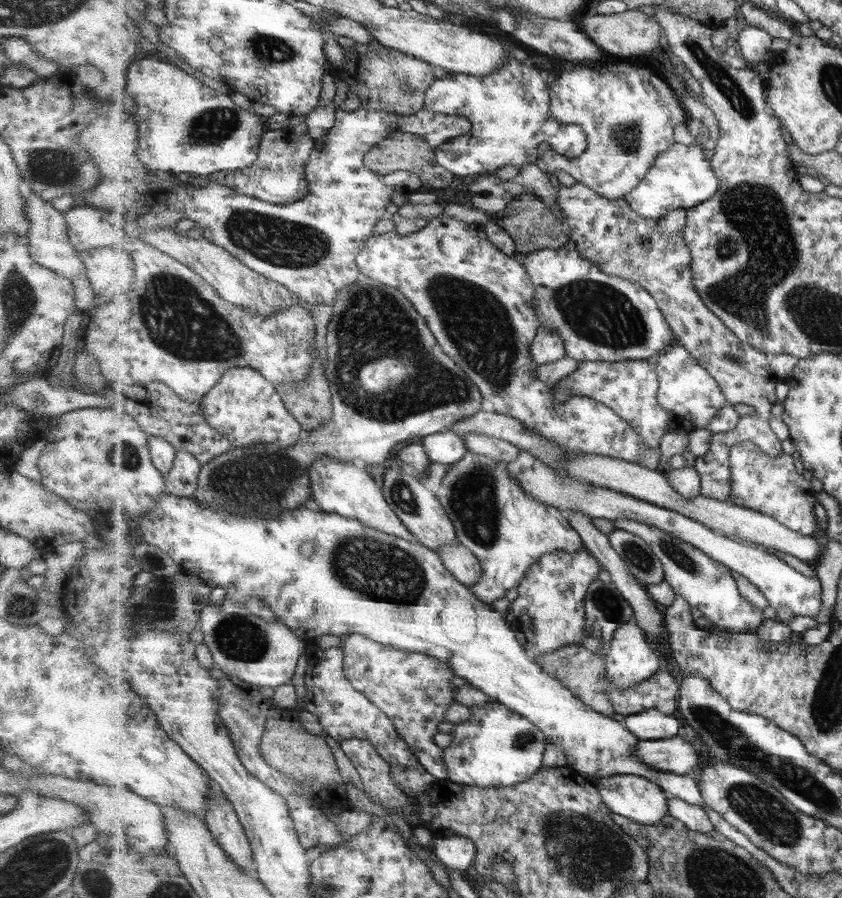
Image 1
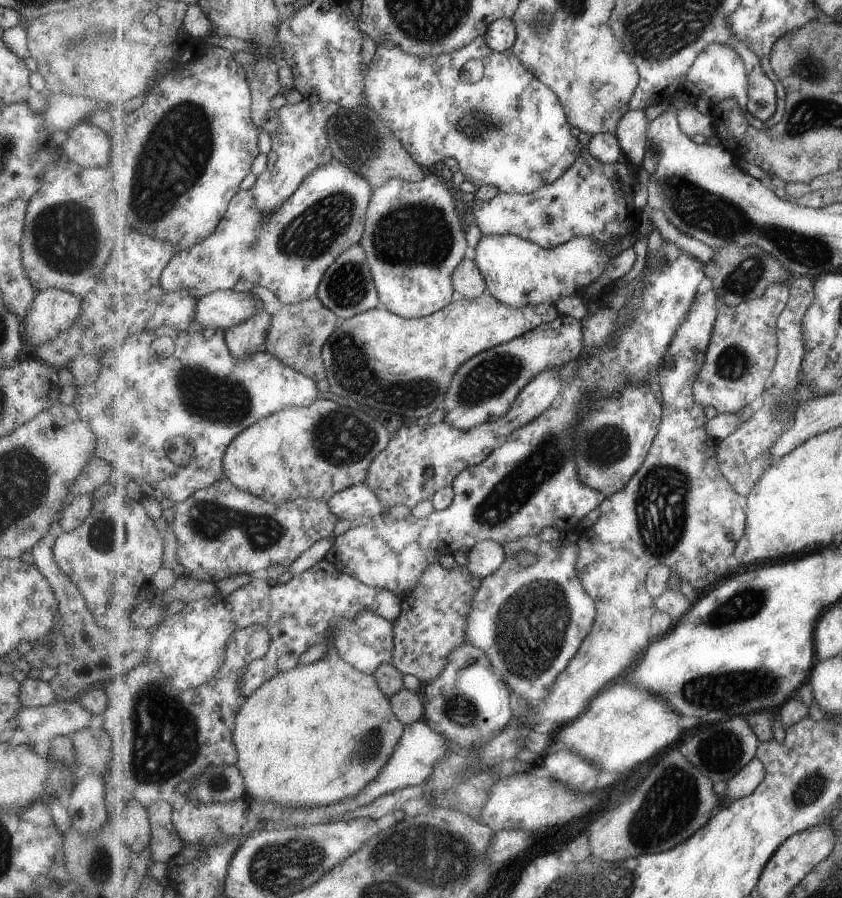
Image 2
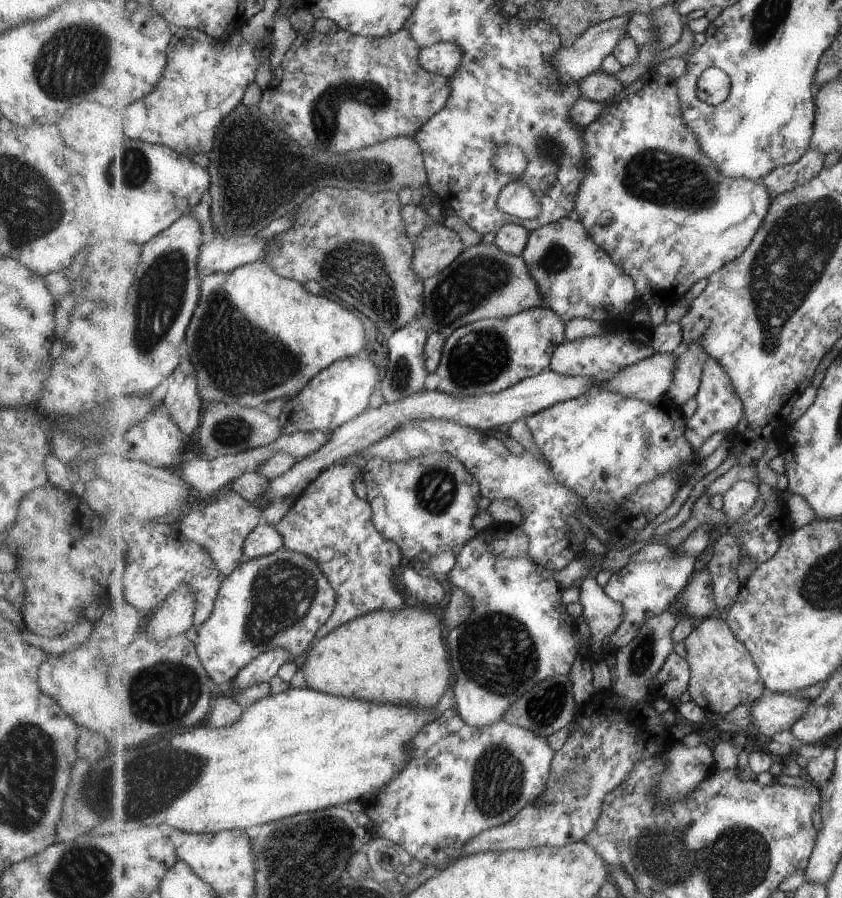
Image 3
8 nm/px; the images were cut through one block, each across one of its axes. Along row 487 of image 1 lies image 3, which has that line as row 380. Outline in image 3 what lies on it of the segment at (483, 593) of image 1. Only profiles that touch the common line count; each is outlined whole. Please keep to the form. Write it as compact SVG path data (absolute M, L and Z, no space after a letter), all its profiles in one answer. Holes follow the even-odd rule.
M549 307L529 308L503 319L481 319L447 337L436 389L455 398L497 394L526 378L549 371L555 350L566 341L562 317Z

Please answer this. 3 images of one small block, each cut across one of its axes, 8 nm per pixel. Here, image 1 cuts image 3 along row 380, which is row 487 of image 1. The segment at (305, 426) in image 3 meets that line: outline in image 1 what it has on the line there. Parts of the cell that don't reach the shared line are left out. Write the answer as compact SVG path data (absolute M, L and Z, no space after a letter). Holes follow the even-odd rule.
M323 455L322 459L311 466L309 474L312 500L323 511L360 520L363 524L370 525L371 528L379 529L381 532L411 541L413 544L421 544L417 541L415 534L395 514L383 489L377 486L377 482L369 476L365 469L350 462L335 460L329 455Z

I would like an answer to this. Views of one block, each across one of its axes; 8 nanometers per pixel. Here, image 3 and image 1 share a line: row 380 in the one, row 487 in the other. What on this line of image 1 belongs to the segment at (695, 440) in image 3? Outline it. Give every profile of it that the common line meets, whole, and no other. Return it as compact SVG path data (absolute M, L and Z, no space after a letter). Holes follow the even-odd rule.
M576 182L572 186L560 185L558 188L558 205L568 216L566 224L570 232L571 245L579 249L579 252L591 260L599 268L611 276L621 277L631 280L633 283L641 284L647 293L658 302L658 308L666 316L667 323L671 326L671 331L675 334L676 343L683 345L702 365L709 374L719 383L728 403L740 403L753 407L755 414L743 415L737 427L731 432L717 433L713 435L710 442L709 452L695 461L695 468L701 476L702 491L701 496L706 496L713 500L729 502L732 498L732 476L729 474L730 450L731 447L740 442L750 440L753 444L768 454L768 456L781 456L783 446L781 440L777 438L771 427L771 408L777 403L775 396L775 384L780 380L771 370L770 357L765 352L742 342L725 323L705 305L703 298L695 289L695 277L691 273L693 258L689 245L685 242L682 232L673 232L671 236L666 236L658 227L658 220L643 218L638 212L631 208L626 198L611 200L601 196L595 189L589 188L586 184Z

